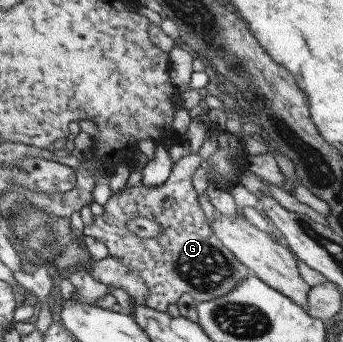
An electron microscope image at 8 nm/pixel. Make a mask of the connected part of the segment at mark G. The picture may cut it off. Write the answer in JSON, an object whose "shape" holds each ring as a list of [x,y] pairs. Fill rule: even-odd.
{"shape":[[[226,131],[220,132],[216,141],[204,141],[203,146],[200,148],[197,154],[187,152],[182,157],[178,158],[173,163],[169,177],[162,183],[158,184],[154,188],[150,186],[142,186],[139,183],[136,186],[124,186],[119,192],[110,195],[108,200],[103,206],[103,213],[98,216],[92,215],[92,224],[90,226],[84,226],[82,235],[91,239],[96,238],[104,244],[107,250],[108,256],[120,260],[122,266],[126,266],[126,270],[134,270],[136,274],[140,274],[140,278],[144,280],[146,284],[146,297],[144,297],[144,304],[152,310],[158,310],[158,312],[165,312],[166,306],[170,304],[176,304],[176,300],[182,296],[182,294],[189,294],[194,298],[196,303],[206,302],[206,300],[214,300],[218,296],[224,296],[226,292],[230,292],[236,284],[240,284],[246,276],[248,276],[248,269],[234,257],[234,255],[226,248],[222,246],[222,243],[216,238],[216,235],[212,233],[210,229],[210,223],[206,216],[202,213],[198,201],[196,200],[196,192],[191,185],[191,176],[195,168],[202,161],[206,161],[210,157],[210,153],[218,147],[238,147],[240,151],[246,153],[245,144],[241,138],[229,134]],[[137,216],[144,216],[150,220],[152,224],[159,224],[161,230],[156,232],[156,236],[140,237],[127,230],[125,222],[132,220]]]}

